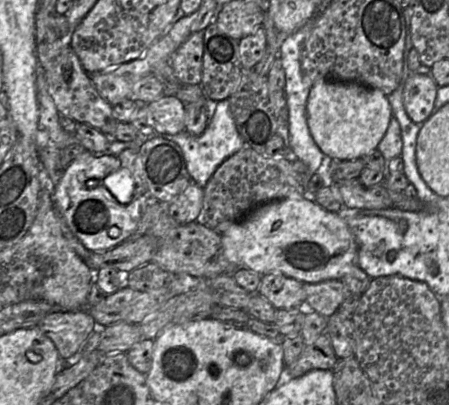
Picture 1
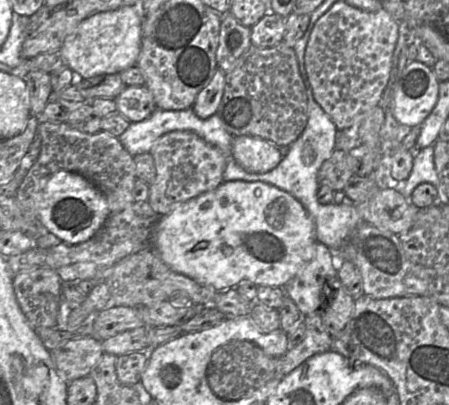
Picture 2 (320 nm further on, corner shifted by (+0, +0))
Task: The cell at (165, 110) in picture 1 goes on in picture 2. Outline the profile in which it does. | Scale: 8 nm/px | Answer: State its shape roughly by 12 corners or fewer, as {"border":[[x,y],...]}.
{"border":[[145,85],[126,86],[114,100],[116,113],[130,123],[157,109]]}

